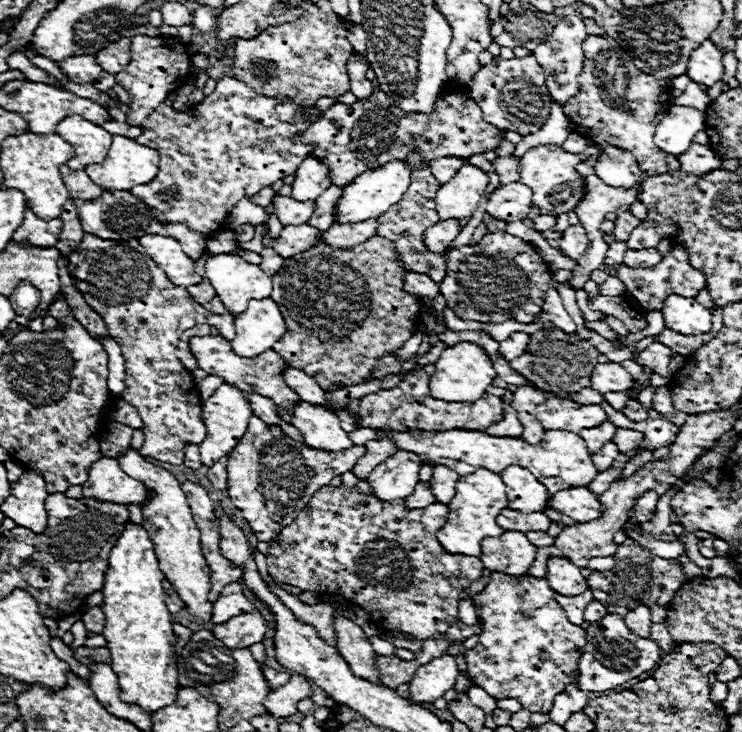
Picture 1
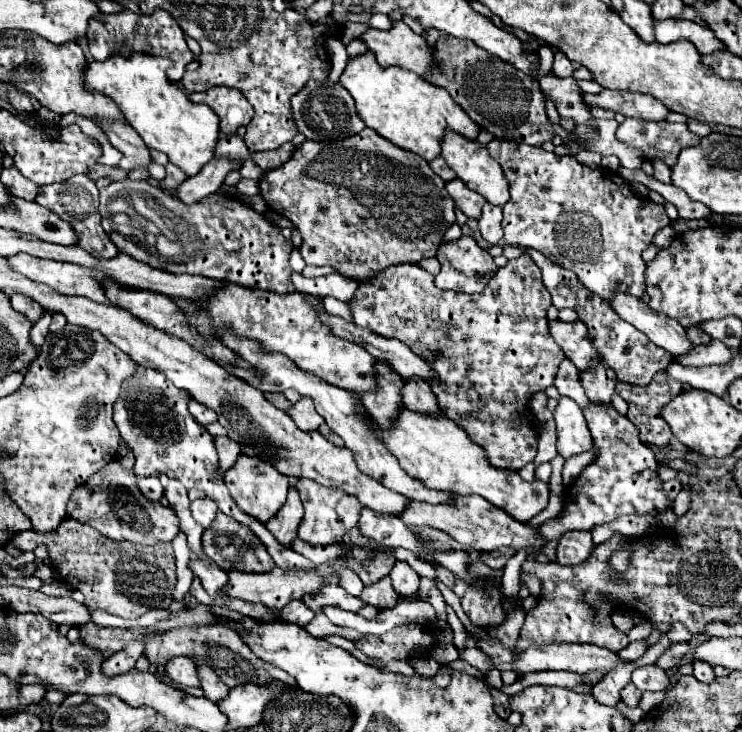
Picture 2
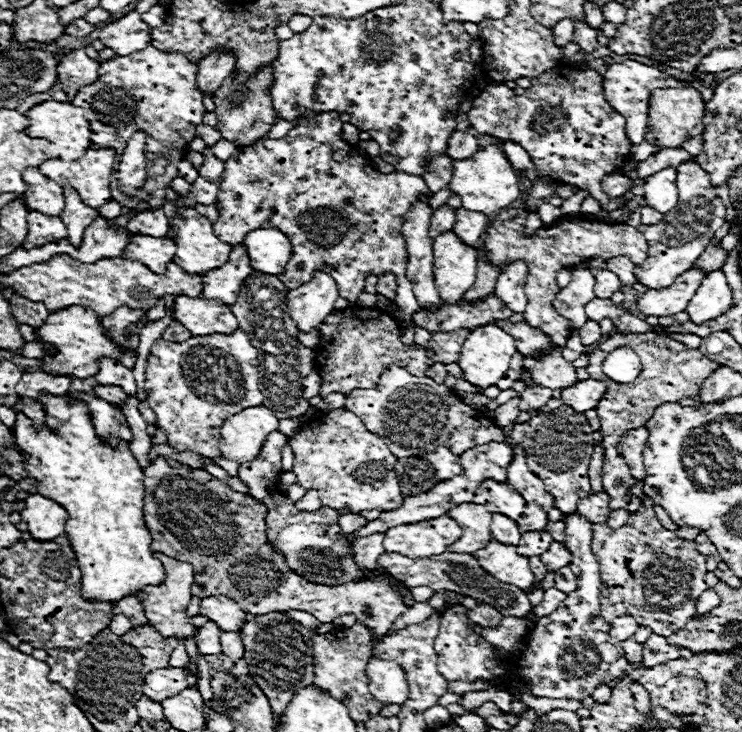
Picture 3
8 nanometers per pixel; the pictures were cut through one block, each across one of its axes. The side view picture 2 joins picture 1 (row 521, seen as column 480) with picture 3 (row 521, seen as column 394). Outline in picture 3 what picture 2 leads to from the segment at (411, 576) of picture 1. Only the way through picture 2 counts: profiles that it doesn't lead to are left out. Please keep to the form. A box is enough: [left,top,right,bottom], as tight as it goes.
[238,430,390,586]

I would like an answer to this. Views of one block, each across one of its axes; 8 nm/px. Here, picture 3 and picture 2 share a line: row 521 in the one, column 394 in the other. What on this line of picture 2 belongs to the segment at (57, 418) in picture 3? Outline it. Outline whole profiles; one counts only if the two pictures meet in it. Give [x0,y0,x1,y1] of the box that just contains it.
[340,50,480,162]

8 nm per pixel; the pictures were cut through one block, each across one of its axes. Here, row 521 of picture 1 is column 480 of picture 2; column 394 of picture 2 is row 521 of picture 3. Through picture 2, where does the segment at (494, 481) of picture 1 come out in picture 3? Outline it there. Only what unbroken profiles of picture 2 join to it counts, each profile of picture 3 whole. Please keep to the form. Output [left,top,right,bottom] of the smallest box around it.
[384,514,462,558]

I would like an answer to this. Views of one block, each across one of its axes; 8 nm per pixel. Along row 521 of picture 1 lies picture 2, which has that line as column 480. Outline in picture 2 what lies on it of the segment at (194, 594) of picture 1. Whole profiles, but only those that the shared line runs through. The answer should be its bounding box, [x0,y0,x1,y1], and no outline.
[442,130,510,206]

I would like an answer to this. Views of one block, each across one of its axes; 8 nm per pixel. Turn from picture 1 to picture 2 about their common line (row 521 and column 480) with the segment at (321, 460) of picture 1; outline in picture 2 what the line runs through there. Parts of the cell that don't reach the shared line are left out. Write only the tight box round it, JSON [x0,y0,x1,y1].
[434,236,498,294]

